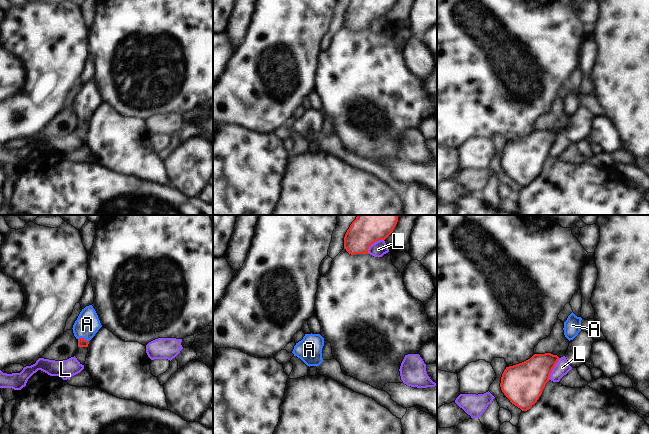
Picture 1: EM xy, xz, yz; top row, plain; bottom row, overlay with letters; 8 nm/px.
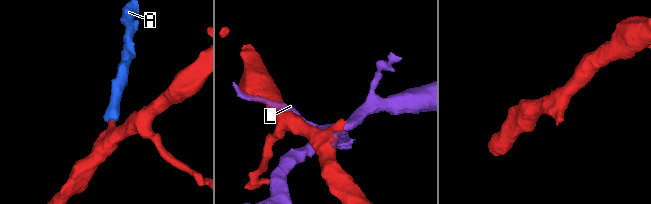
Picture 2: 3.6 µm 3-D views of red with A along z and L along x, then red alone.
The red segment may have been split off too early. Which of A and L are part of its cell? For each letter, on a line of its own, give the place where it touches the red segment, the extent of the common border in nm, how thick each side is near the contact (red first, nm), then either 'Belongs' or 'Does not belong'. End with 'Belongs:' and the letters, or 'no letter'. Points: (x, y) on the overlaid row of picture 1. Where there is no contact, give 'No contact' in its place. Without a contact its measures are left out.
A: Touches red at xy (83, 338). Shared border 90 nm. Thickness 70 nm (red) against 190 nm. Belongs
L: Touches red at yz (552, 369). Shared border 190 nm. Thickness 320 nm (red) against 120 nm. Does not belong
Belongs: A.

